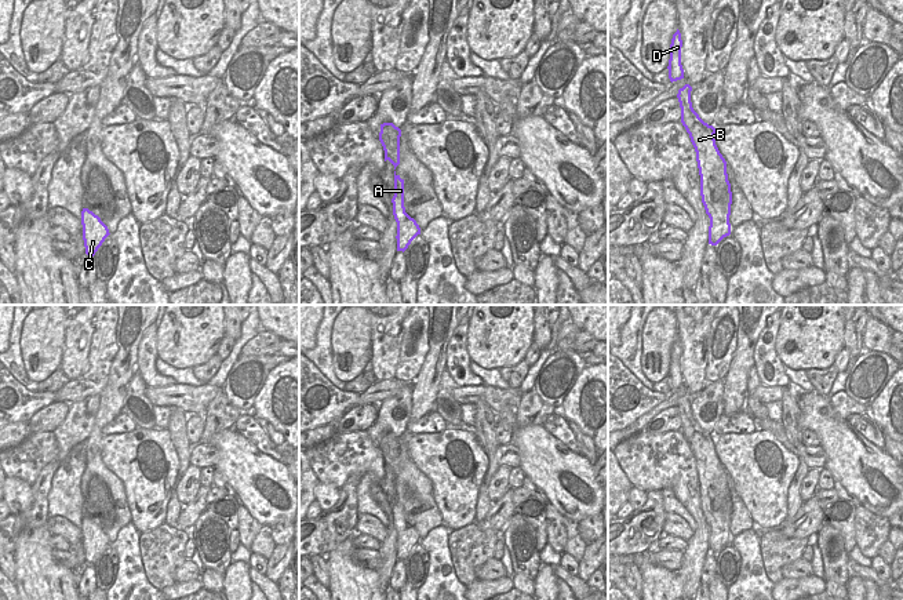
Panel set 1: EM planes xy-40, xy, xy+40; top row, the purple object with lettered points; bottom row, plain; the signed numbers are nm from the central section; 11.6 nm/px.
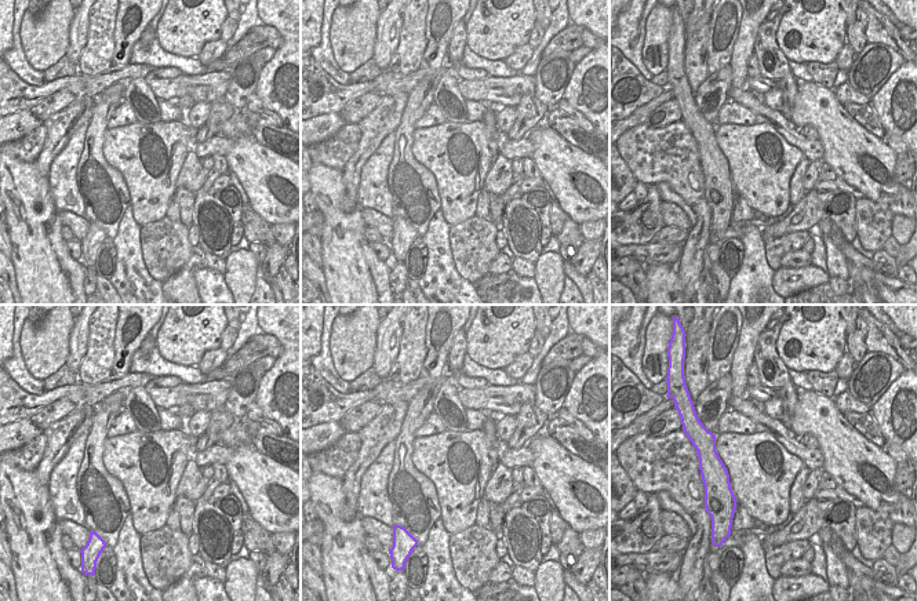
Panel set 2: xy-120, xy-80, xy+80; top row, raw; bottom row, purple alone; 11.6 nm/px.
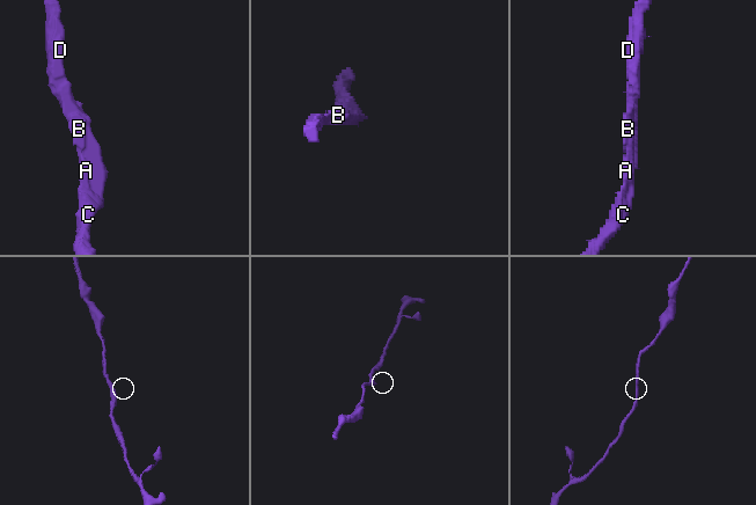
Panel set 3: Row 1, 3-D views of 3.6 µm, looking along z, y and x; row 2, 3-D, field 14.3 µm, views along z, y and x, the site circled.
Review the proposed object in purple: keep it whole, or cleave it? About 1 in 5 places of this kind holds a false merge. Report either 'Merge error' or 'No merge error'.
No merge error.

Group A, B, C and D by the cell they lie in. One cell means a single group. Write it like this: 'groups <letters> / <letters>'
groups A B C D

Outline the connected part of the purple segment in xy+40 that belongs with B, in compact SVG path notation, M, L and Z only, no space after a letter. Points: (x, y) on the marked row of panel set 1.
M685 84L677 94L681 123L689 134L696 152L702 203L710 218L709 244L717 246L731 234L731 183L727 174L727 161L716 145L716 128L704 123L693 110L691 91L692 87Z

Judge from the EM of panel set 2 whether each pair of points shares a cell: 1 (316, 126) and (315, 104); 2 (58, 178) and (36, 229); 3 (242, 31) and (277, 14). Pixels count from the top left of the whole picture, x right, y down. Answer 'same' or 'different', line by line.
1: different
2: different
3: different

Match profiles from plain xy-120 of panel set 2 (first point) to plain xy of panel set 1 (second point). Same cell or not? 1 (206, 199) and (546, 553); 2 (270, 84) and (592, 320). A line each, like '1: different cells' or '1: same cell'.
1: different cells
2: same cell

